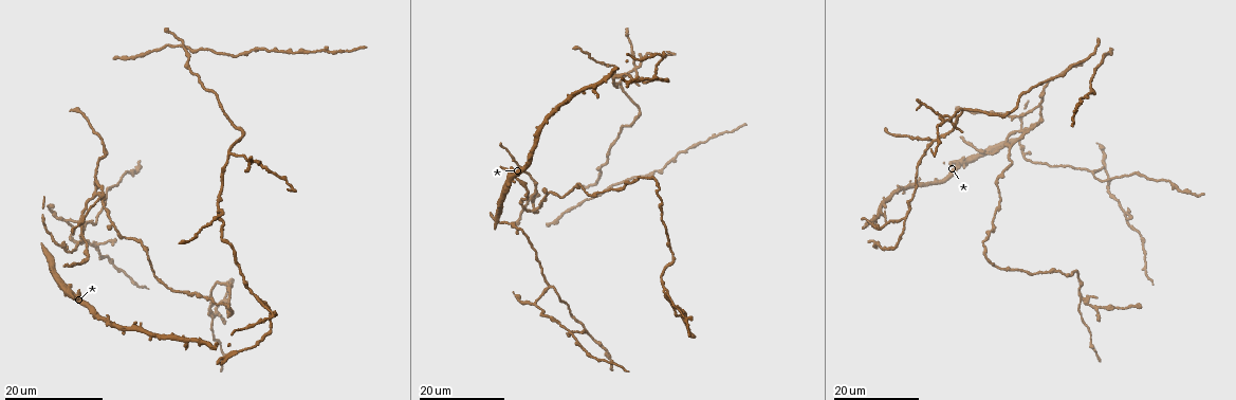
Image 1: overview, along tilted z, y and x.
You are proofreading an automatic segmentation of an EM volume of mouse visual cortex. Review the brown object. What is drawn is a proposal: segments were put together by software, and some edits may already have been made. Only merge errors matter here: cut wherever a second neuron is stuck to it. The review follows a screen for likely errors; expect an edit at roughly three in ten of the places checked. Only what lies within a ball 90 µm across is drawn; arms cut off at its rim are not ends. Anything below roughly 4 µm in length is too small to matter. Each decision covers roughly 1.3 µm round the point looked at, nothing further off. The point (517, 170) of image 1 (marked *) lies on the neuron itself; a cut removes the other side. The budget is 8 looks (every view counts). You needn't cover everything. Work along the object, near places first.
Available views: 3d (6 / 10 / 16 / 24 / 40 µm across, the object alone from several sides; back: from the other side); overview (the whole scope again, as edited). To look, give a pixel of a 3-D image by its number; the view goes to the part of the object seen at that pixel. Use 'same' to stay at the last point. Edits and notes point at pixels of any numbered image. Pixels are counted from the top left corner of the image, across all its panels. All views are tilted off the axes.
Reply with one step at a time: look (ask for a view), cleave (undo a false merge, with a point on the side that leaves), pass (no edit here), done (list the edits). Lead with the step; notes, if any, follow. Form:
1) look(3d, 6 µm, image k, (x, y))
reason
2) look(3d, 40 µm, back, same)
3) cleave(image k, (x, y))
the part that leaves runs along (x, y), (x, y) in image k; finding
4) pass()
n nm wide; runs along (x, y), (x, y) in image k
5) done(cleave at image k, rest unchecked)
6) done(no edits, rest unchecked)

look(3d, 24 µm, image 1, (95, 170))
two arms in line, one across

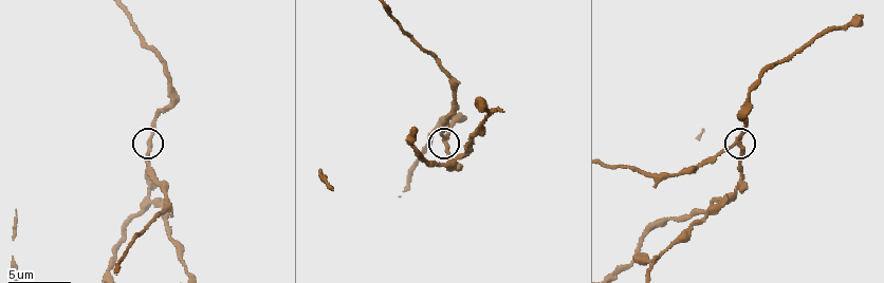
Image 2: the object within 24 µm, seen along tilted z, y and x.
look(3d, 6 µm, image 2, (736, 143))
zoom in

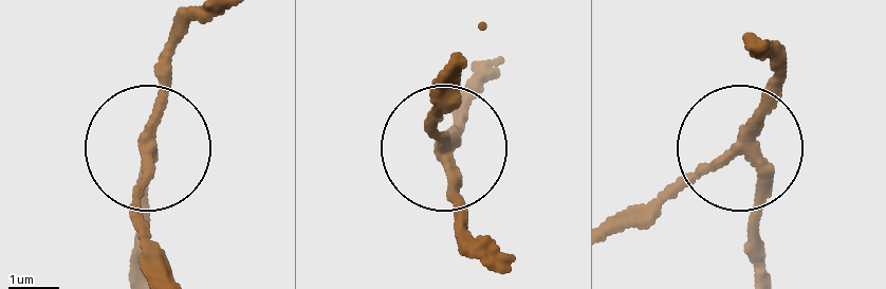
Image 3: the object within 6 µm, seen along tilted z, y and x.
pass()
runs along (760, 269), (760, 180), (736, 139), (779, 46) in image 3; continuous, no second neuron

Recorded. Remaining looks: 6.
look(3d, 16 µm, image 1, (98, 244))
four-way junction

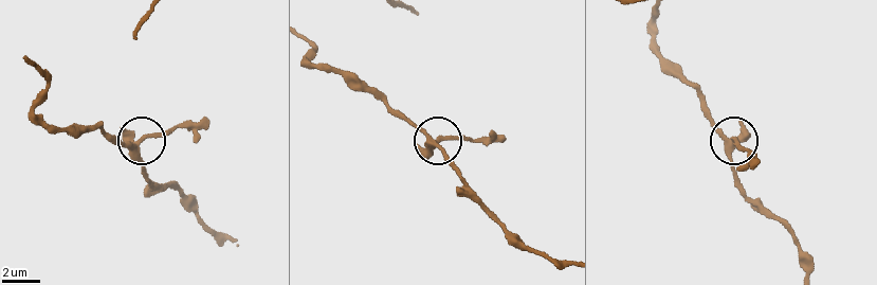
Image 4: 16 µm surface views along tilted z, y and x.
look(3d, 10 µm, image 4, (141, 142))

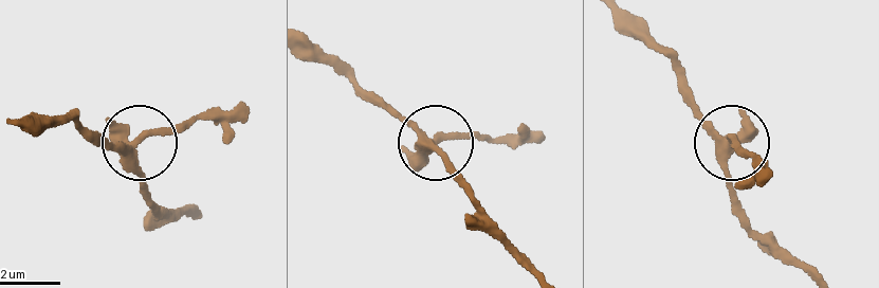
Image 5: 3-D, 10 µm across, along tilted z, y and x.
pass()
4 arms; runs along (625, 15), (675, 69), (715, 131), (751, 159), (757, 176) in image 5; one neuron here

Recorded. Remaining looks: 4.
look(3d, 16 µm, image 1, (635, 66))
four arms meet

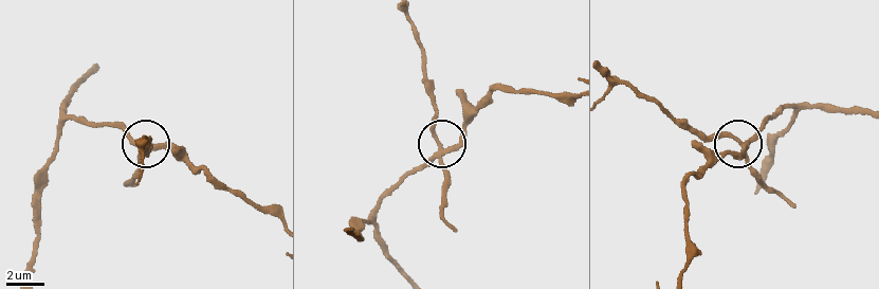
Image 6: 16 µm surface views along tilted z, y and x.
look(3d, 10 µm, image 6, (442, 150))

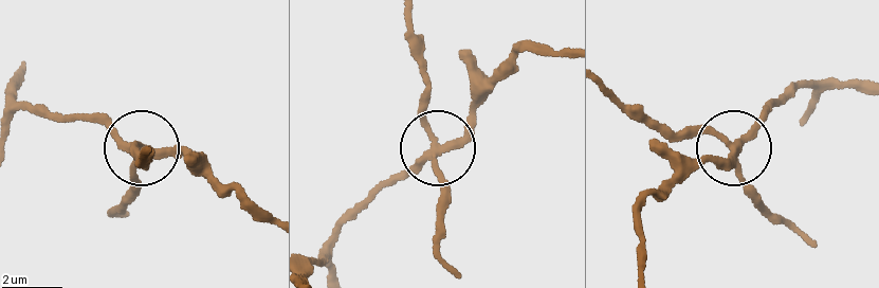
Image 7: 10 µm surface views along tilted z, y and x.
cleave(image 7, (130, 150))
the part that leaves runs along (732, 149), (703, 130), (659, 132), (605, 89) in image 7; a second neuron is stuck on

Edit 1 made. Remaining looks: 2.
look(3d, 16 µm, image 1, (961, 108))
a fork

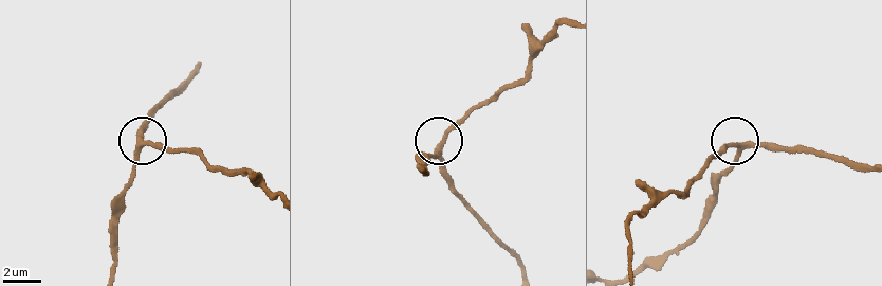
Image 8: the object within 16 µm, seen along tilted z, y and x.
look(3d, 10 µm, image 8, (742, 145))

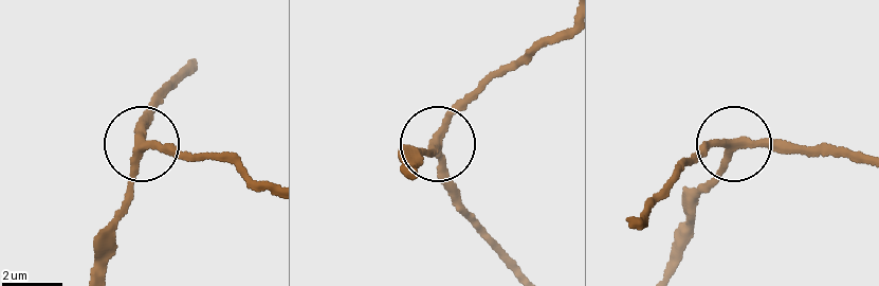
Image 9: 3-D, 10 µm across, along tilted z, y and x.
pass()
3 arms; runs along (103, 268), (107, 232), (135, 155), (146, 146), (203, 161) in image 9; continuous, no second neuron

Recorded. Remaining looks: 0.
done(cleave at image 7, rest unchecked)

